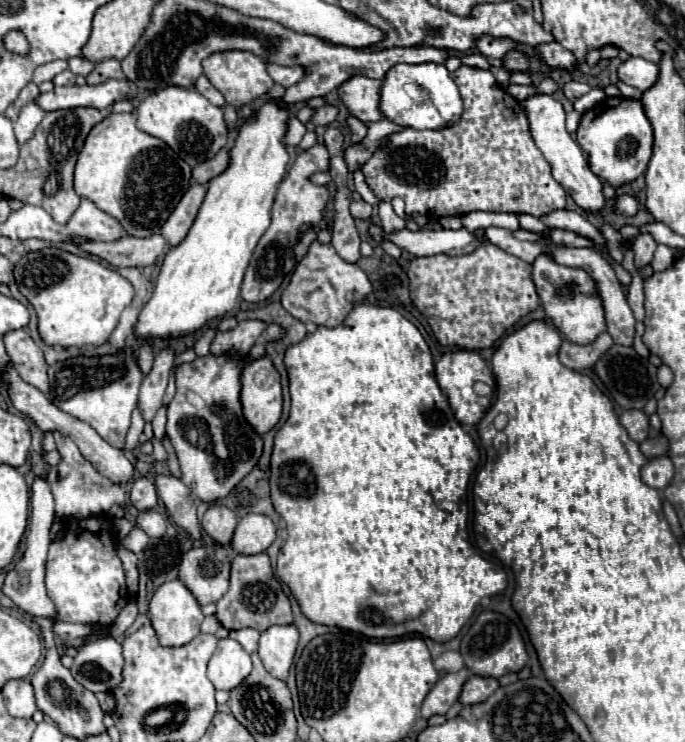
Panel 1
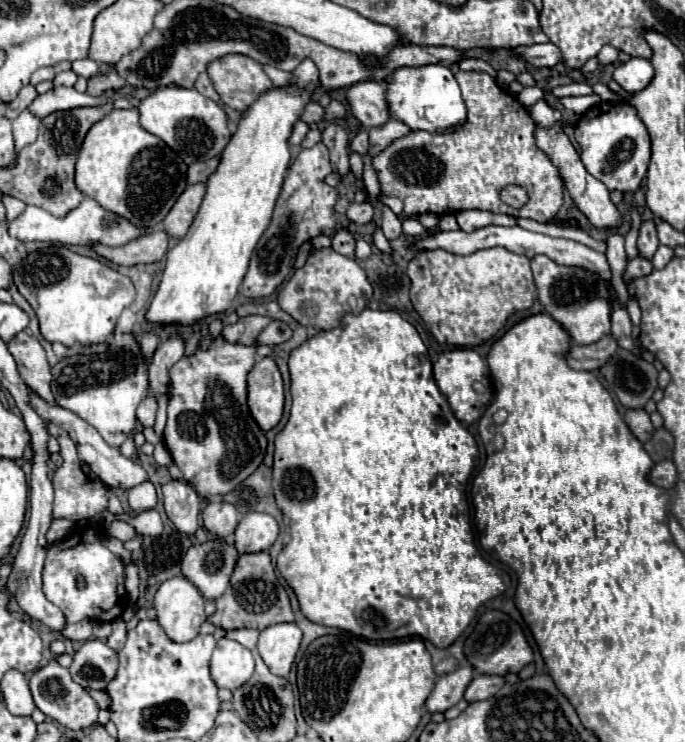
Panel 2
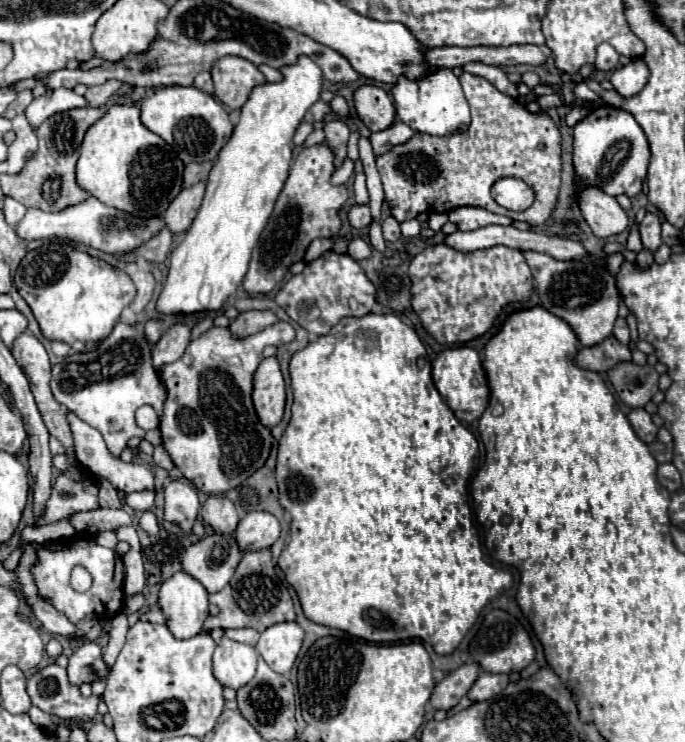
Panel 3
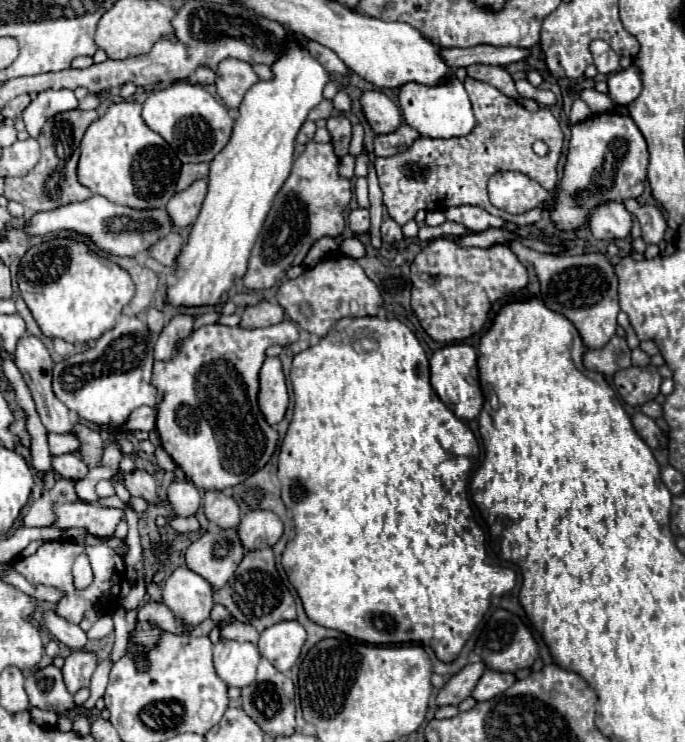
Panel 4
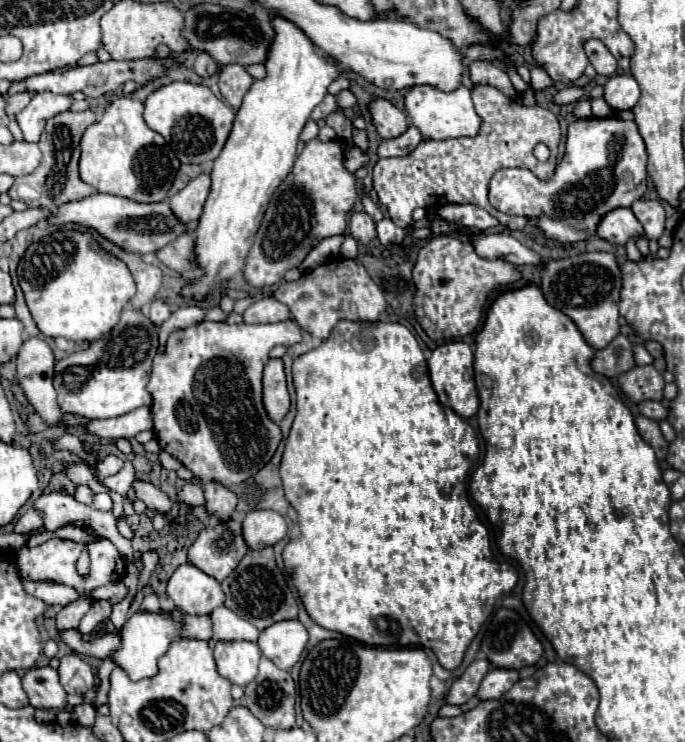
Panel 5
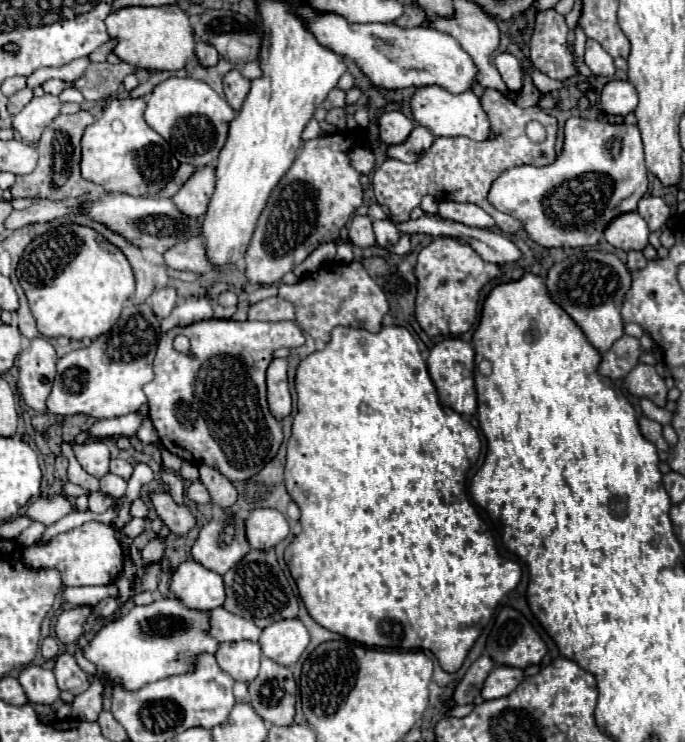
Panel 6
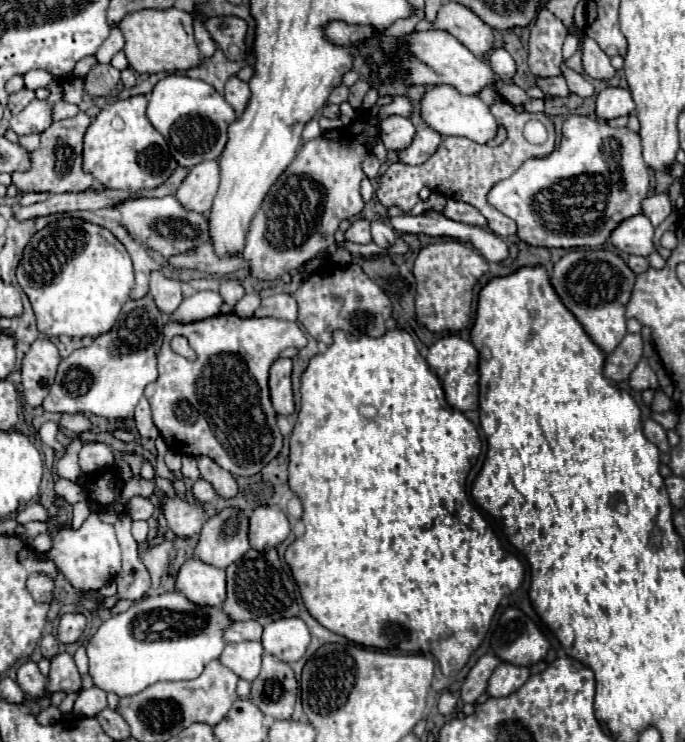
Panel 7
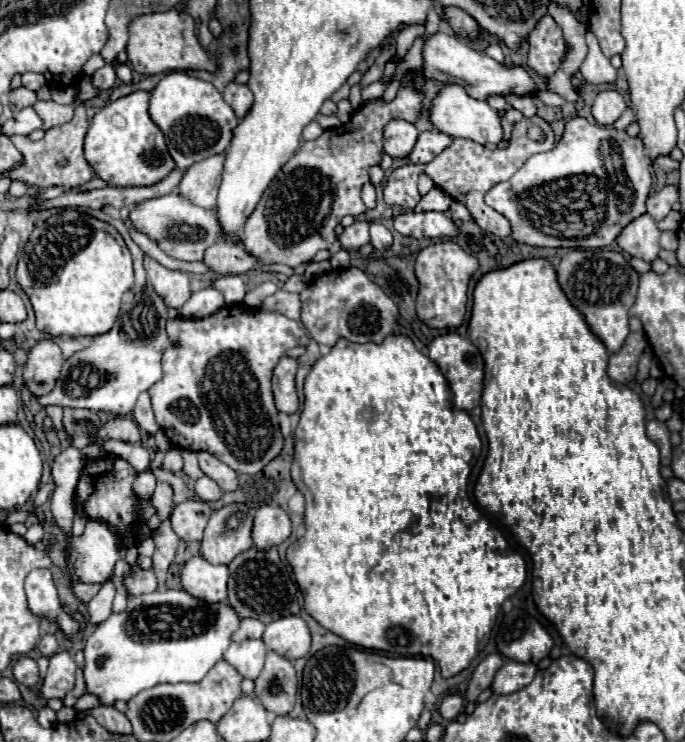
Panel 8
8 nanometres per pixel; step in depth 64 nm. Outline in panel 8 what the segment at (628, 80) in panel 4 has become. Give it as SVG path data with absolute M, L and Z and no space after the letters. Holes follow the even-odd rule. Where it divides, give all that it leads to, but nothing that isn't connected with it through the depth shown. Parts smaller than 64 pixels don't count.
M606 90L606 92L600 92L594 100L594 106L592 106L592 114L596 118L598 124L604 124L604 126L610 126L614 124L620 114L630 106L628 98L616 90Z

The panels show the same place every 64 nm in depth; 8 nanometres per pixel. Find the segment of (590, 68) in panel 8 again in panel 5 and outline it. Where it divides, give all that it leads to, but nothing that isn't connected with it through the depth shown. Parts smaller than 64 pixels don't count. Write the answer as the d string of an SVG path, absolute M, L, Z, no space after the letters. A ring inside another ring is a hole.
M588 40L586 42L586 54L590 58L590 64L596 68L598 74L602 76L614 76L618 62L610 54L610 50L602 44L602 40Z

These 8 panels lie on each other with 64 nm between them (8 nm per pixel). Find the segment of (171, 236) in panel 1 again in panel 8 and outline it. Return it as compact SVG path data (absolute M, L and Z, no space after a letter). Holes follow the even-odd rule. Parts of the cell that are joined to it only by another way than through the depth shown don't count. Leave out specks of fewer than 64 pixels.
M216 154L200 160L198 164L192 164L184 172L184 178L180 182L180 196L186 196L192 204L198 204L200 208L212 210L216 206L222 166L224 154Z

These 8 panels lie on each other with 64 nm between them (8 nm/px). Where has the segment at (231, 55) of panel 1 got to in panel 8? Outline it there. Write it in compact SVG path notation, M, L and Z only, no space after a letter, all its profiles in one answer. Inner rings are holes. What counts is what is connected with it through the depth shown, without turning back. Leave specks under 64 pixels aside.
M230 82L222 94L224 94L224 100L226 100L226 102L232 106L232 110L236 112L236 116L242 120L242 118L246 116L246 112L250 110L252 100L254 100L250 88L248 88L246 84Z

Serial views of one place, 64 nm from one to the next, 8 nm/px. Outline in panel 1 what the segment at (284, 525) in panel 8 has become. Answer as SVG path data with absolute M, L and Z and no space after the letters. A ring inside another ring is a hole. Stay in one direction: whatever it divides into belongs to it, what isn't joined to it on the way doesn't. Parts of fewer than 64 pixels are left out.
M246 514L232 538L232 548L238 554L260 554L264 552L276 538L276 528L268 516L262 514Z

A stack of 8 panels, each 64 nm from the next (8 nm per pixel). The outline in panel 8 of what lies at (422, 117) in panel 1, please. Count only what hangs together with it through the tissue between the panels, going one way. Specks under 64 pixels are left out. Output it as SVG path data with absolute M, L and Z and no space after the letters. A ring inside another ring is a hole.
M446 84L430 104L430 122L436 130L452 138L468 138L478 144L498 144L502 140L502 126L500 116L496 110L488 106L484 100L476 100L466 94L466 90L458 84Z

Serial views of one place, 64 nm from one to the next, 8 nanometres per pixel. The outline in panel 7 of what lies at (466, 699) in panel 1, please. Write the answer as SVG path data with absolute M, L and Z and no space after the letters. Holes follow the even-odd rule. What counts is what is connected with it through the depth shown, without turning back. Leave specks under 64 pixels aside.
M500 662L494 670L494 676L488 680L486 694L492 698L502 698L516 692L530 678L530 670L524 666L514 666L508 662Z

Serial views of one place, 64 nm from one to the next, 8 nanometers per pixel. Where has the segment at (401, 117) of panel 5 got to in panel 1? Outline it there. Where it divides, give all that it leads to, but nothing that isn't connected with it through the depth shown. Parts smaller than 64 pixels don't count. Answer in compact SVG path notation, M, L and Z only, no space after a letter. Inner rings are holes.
M352 76L346 80L346 84L338 86L338 96L352 116L362 122L376 122L382 116L378 108L380 86L380 80L368 76Z

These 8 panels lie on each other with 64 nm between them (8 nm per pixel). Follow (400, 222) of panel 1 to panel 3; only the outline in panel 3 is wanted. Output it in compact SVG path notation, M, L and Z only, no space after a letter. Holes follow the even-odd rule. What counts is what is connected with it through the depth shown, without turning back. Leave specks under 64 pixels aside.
M388 216L382 222L382 230L384 230L384 240L390 240L390 242L396 242L402 236L400 234L400 224L398 224L398 220L394 220L394 216Z

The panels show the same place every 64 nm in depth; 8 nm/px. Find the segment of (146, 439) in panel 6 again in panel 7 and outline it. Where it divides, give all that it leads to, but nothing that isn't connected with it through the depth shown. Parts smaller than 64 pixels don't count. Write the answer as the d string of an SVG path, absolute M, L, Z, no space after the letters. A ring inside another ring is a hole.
M150 294L144 296L142 300L126 302L122 306L118 324L114 324L114 328L108 334L94 338L88 348L74 350L70 356L62 358L56 382L52 384L50 394L46 396L42 408L46 412L60 412L60 414L90 412L108 420L118 420L134 414L138 434L156 440L160 432L152 422L150 404L146 398L142 398L142 394L146 384L154 382L158 376L156 354L162 346L164 322L166 316L156 308Z

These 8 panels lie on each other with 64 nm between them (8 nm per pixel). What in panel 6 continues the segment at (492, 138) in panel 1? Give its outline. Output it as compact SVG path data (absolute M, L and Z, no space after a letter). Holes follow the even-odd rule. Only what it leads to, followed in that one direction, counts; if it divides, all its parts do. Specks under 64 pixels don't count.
M486 88L480 104L484 112L488 114L490 120L490 132L496 134L494 140L470 140L464 136L458 138L436 138L434 144L422 152L422 156L412 162L400 162L394 158L386 158L382 166L374 170L372 186L378 204L386 206L390 210L392 222L406 222L410 218L412 208L420 206L422 198L426 194L434 196L436 202L452 200L452 202L472 202L480 208L484 208L494 220L496 226L504 234L516 234L522 228L522 222L498 212L490 202L488 202L488 190L490 184L500 176L500 172L514 168L514 166L524 166L524 164L534 164L534 166L546 166L556 160L554 144L556 144L556 132L558 132L558 122L552 114L546 114L542 108L532 106L532 108L520 108L516 106L506 94L498 90ZM528 122L540 122L546 128L546 140L536 144L526 136L526 124Z

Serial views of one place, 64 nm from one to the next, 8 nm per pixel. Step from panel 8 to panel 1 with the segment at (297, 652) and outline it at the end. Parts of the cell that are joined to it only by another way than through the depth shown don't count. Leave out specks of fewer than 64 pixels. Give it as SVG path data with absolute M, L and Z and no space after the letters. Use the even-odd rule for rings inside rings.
M272 626L260 636L258 654L264 668L278 680L288 678L288 670L298 646L298 630L290 626Z

